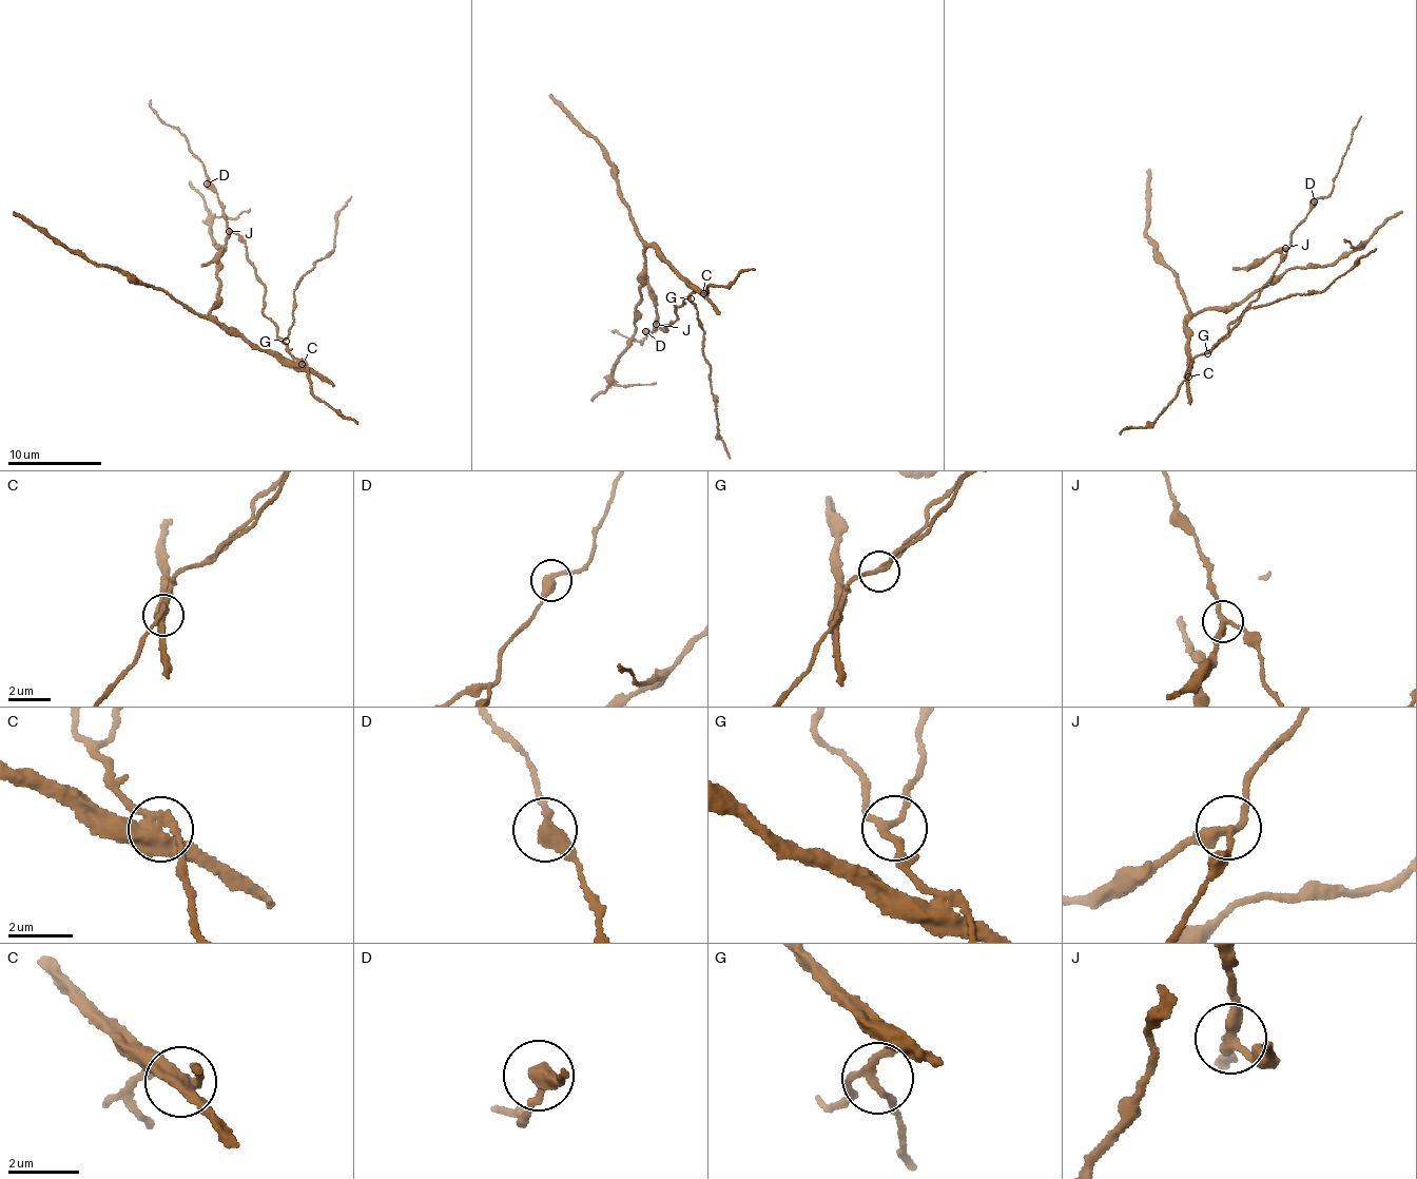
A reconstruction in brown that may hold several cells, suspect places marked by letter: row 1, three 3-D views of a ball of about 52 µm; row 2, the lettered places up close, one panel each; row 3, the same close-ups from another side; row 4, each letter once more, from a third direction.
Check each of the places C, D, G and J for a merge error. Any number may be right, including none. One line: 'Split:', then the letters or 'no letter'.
Split: C, J

